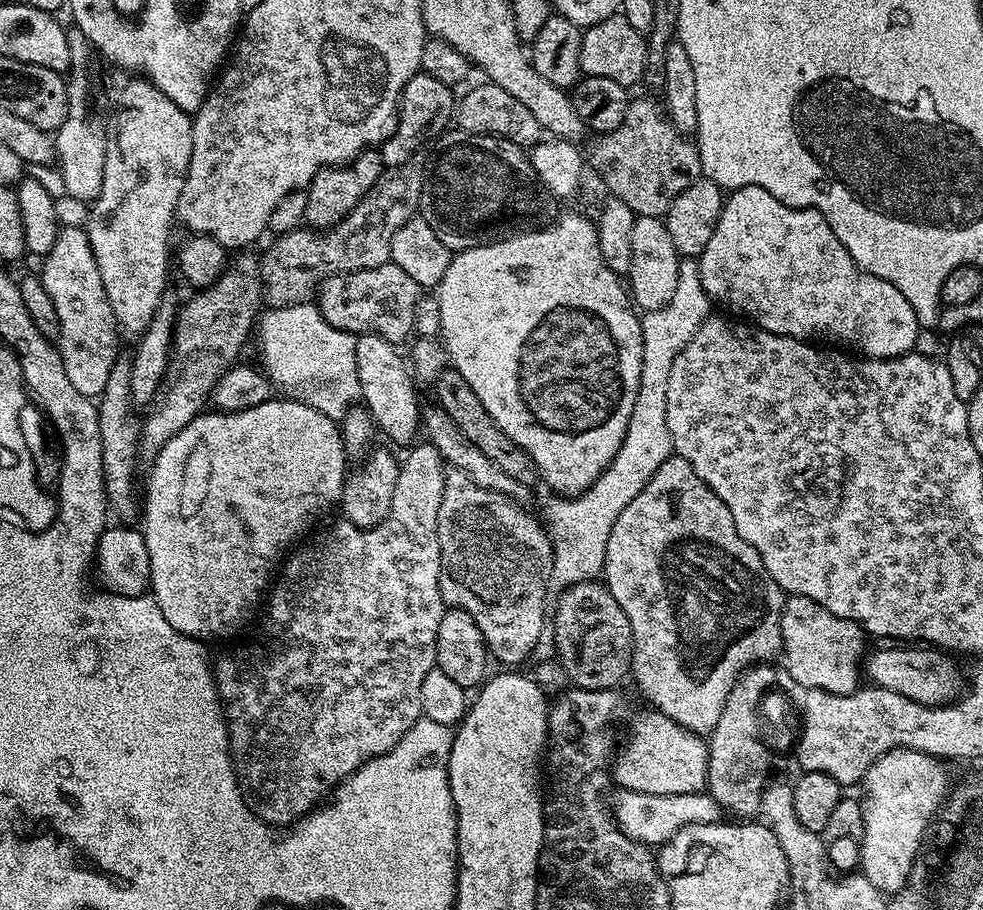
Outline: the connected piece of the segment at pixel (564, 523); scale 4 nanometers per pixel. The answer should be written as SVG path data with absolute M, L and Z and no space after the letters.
M695 259L680 261L677 289L673 297L660 309L649 311L641 319L642 374L632 417L626 430L626 438L614 454L610 466L585 492L567 498L552 498L548 504L546 531L552 541L552 571L550 584L553 589L563 590L584 580L595 581L604 570L606 542L618 514L634 502L634 494L654 478L654 470L672 457L672 439L666 426L666 389L670 386L670 369L674 358L690 342L703 320L713 311L713 301L708 299L702 286L700 266Z

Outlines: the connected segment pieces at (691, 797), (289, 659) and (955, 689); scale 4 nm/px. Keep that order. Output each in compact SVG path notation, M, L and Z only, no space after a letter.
M627 790L617 791L616 804L611 805L610 811L616 817L618 825L631 840L637 840L640 844L659 846L665 844L675 832L682 830L691 824L714 824L721 819L722 809L720 803L707 791L691 792L690 794L642 794Z
M427 442L420 443L411 449L413 452L408 457L403 457L398 474L398 486L394 486L394 502L390 506L388 517L373 528L359 528L349 520L340 518L337 519L337 524L330 525L313 540L305 539L283 561L275 577L274 587L267 597L264 621L261 622L256 637L249 644L244 644L233 652L222 653L217 660L215 657L216 689L224 706L224 716L228 719L228 747L232 750L232 767L236 770L236 781L240 783L240 793L244 795L248 809L269 826L291 826L308 815L336 785L357 772L364 763L376 756L385 756L387 752L392 752L394 746L398 746L400 739L414 726L414 722L421 719L422 678L426 678L426 674L430 674L430 670L436 667L438 622L442 622L442 614L446 611L440 593L438 546L438 506L442 506L446 465L435 446Z
M888 646L869 655L866 660L866 676L873 685L902 694L919 704L939 706L959 697L962 692L960 668L951 655L932 646Z

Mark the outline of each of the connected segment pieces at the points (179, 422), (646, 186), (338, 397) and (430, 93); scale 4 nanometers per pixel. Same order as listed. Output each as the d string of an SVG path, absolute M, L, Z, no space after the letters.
M240 254L240 256L231 261L230 266L225 267L224 273L216 279L209 288L199 289L195 293L196 297L193 300L188 300L182 307L177 311L176 322L172 330L172 349L170 351L170 371L160 389L159 396L152 401L150 407L147 409L146 415L143 417L140 425L140 454L138 457L139 463L144 466L151 466L152 463L158 458L158 454L162 450L162 446L166 446L166 442L170 442L170 438L174 438L174 434L178 434L178 430L182 430L187 424L192 421L196 416L199 416L201 412L205 411L206 405L209 403L214 386L218 382L218 378L222 378L222 374L226 374L231 368L237 367L238 361L236 360L240 356L240 351L244 348L244 343L248 340L248 335L253 335L254 325L257 323L258 317L261 315L262 307L265 303L266 297L264 295L264 284L260 281L260 260L257 257L244 256L248 254Z
M644 96L641 100L633 99L626 110L626 118L613 130L597 135L596 140L586 148L586 164L593 168L604 179L604 184L609 188L615 199L626 202L630 210L639 216L667 217L670 206L682 190L689 188L695 180L701 179L700 149L685 133L673 124L668 113L659 99L651 100Z
M312 302L265 311L258 320L258 336L259 332L259 363L266 369L273 385L289 388L292 391L289 393L306 398L307 403L322 414L334 421L343 421L351 405L348 403L360 395L356 336L326 322L319 307Z
M417 72L406 82L400 95L400 112L396 116L396 129L389 140L379 145L378 151L385 168L397 168L413 159L416 152L431 136L439 137L445 131L448 120L453 119L457 97L452 97L453 89L449 85L438 82L438 78L430 78L425 72Z

